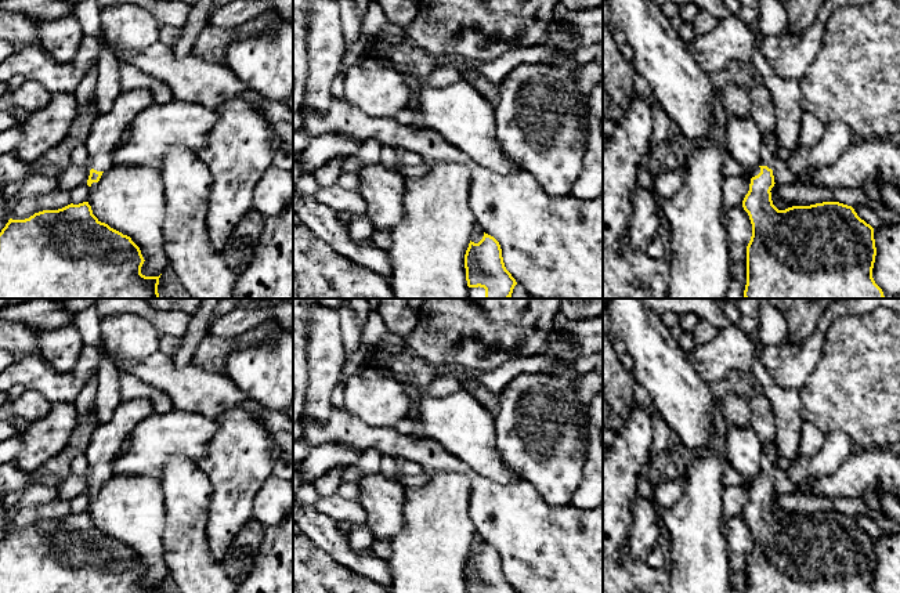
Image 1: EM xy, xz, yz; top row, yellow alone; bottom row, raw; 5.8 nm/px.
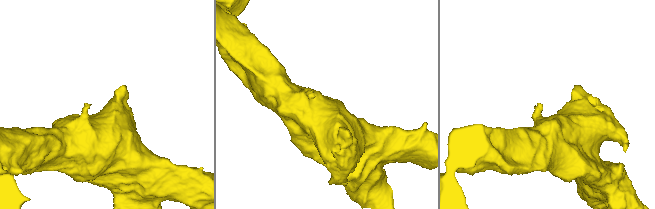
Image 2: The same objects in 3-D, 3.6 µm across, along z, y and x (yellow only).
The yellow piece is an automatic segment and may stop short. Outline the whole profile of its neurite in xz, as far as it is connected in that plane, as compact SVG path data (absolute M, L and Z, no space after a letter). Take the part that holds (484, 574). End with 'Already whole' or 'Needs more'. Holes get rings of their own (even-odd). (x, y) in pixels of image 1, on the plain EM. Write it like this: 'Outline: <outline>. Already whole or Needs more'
Outline: M485 542L478 553L470 550L465 578L467 593L517 593L505 576L499 552Z. Already whole

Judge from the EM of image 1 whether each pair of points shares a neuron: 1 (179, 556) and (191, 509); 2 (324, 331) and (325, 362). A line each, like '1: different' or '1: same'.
1: same
2: same

